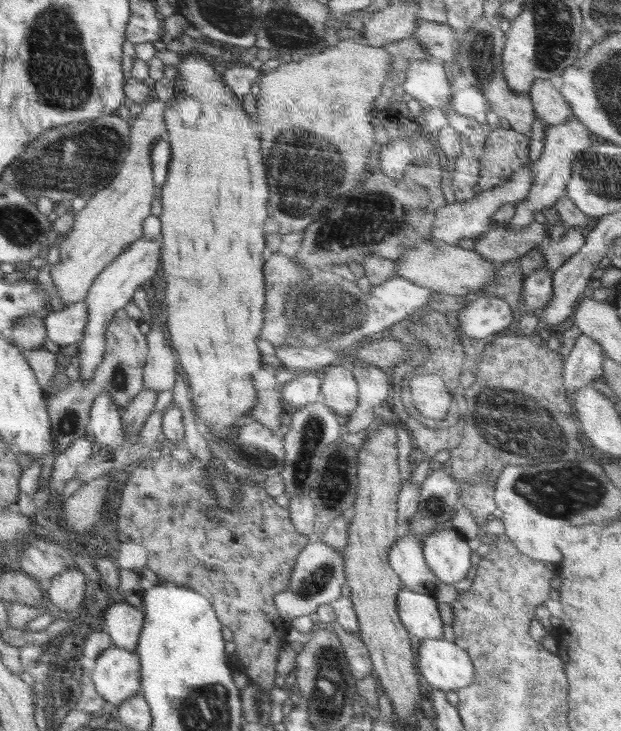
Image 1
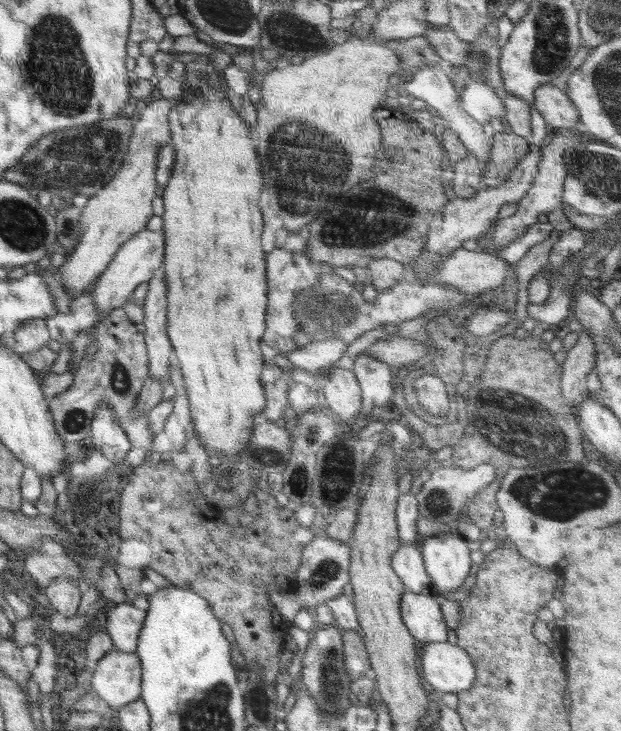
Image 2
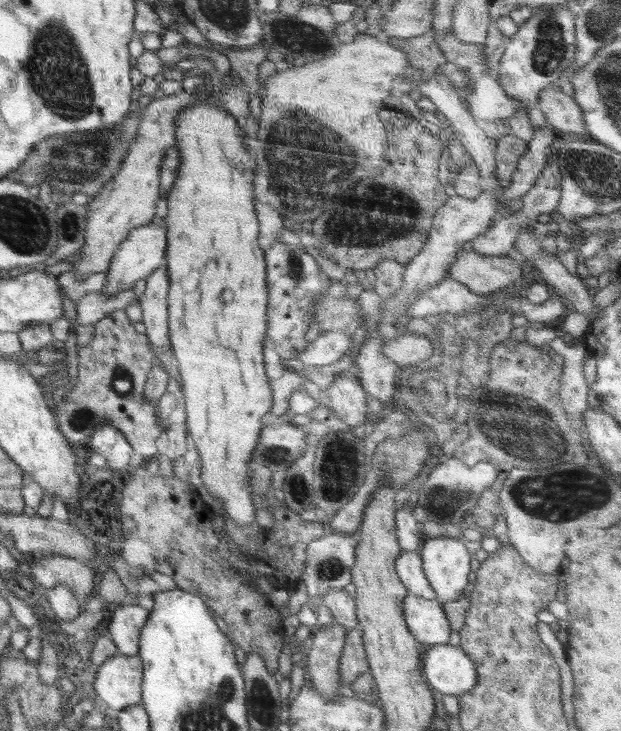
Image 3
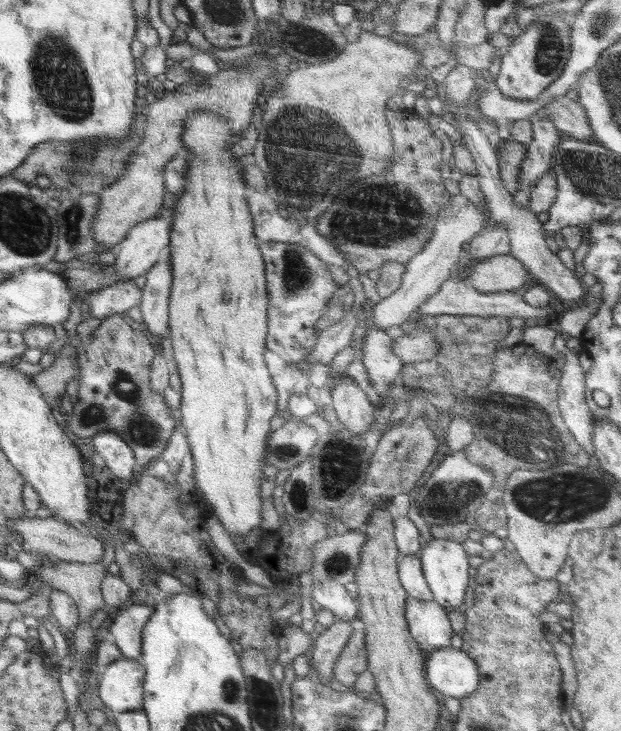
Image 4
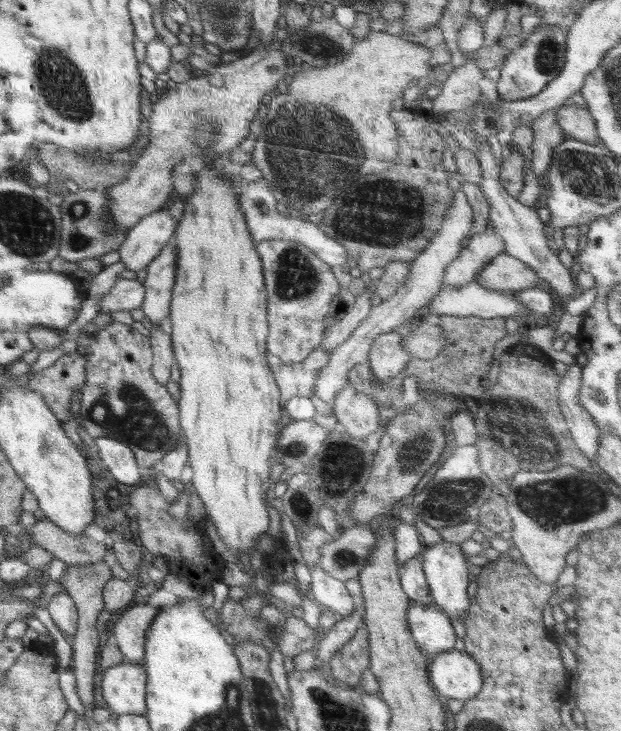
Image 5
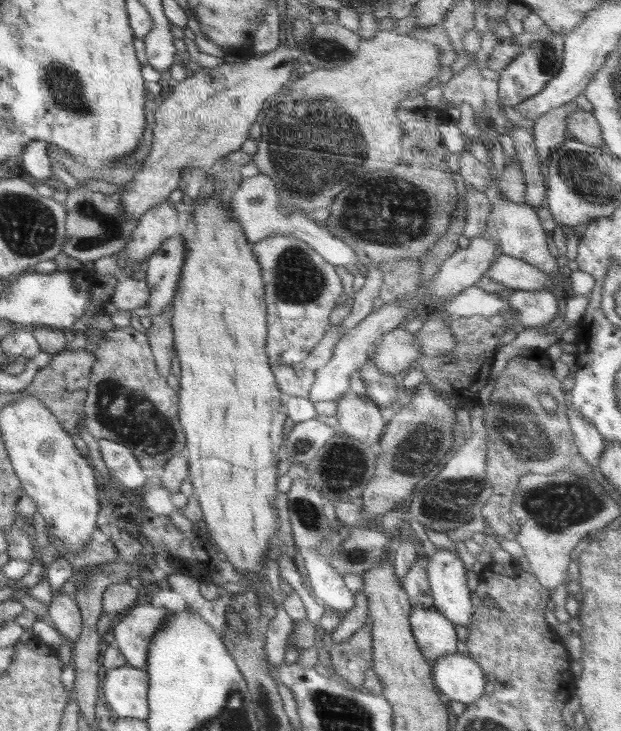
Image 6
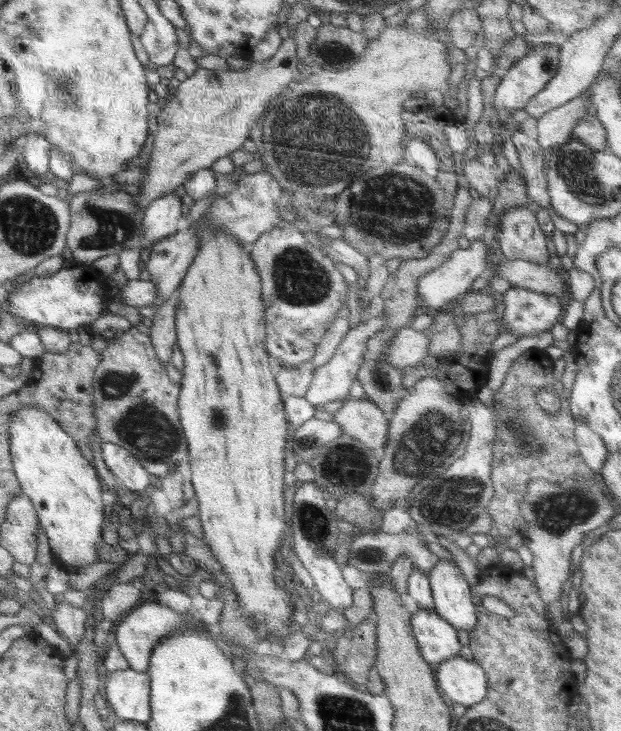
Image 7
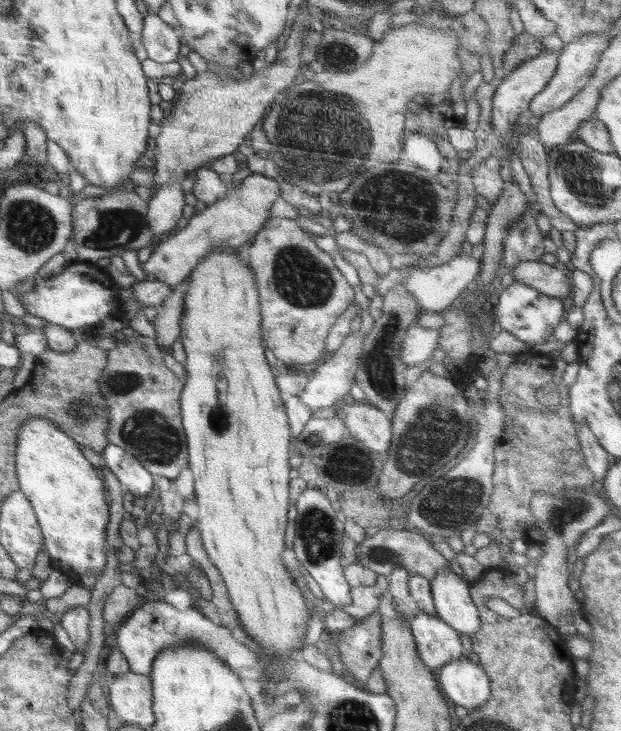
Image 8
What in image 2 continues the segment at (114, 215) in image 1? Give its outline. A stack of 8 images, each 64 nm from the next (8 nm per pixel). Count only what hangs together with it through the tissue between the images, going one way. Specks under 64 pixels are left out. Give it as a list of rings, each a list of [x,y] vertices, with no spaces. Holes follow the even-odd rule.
[[[184,94],[176,99],[160,98],[144,103],[142,110],[135,116],[134,130],[122,166],[108,184],[88,198],[82,208],[78,245],[73,248],[72,253],[64,252],[67,260],[56,275],[60,277],[71,299],[78,298],[79,292],[104,273],[126,240],[147,228],[151,216],[154,215],[152,200],[156,198],[156,156],[160,146],[170,144],[168,112],[178,106],[186,96]]]

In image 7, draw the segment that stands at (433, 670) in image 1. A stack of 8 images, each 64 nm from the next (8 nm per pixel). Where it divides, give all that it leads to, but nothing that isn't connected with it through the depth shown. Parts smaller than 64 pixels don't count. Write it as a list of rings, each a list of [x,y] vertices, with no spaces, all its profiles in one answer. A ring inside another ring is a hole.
[[[460,655],[448,658],[434,667],[434,674],[437,686],[450,699],[450,704],[462,704],[468,708],[482,702],[488,694],[488,682],[486,682],[484,669],[480,668],[480,665],[473,659],[468,660]]]

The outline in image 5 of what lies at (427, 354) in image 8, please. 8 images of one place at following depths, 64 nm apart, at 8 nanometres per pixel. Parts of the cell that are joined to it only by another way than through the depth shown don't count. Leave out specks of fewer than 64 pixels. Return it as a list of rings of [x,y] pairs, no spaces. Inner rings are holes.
[[[392,331],[382,333],[372,340],[368,361],[378,381],[388,382],[390,378],[396,377],[413,359],[408,351],[404,351],[402,338],[405,336]]]

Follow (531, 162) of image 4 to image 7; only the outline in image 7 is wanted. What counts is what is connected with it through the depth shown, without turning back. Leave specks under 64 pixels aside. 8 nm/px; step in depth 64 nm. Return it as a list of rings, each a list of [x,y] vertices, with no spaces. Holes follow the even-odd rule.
[[[582,93],[570,102],[552,109],[537,119],[537,143],[542,150],[557,144],[566,144],[573,139],[573,130],[580,116],[588,113],[590,93]]]

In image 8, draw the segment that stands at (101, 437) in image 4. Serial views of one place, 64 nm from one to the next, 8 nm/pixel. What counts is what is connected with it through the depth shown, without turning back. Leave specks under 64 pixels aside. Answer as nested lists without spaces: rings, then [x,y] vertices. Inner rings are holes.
[[[109,443],[101,456],[108,470],[118,478],[118,482],[127,492],[145,496],[154,487],[152,473],[123,448]]]

